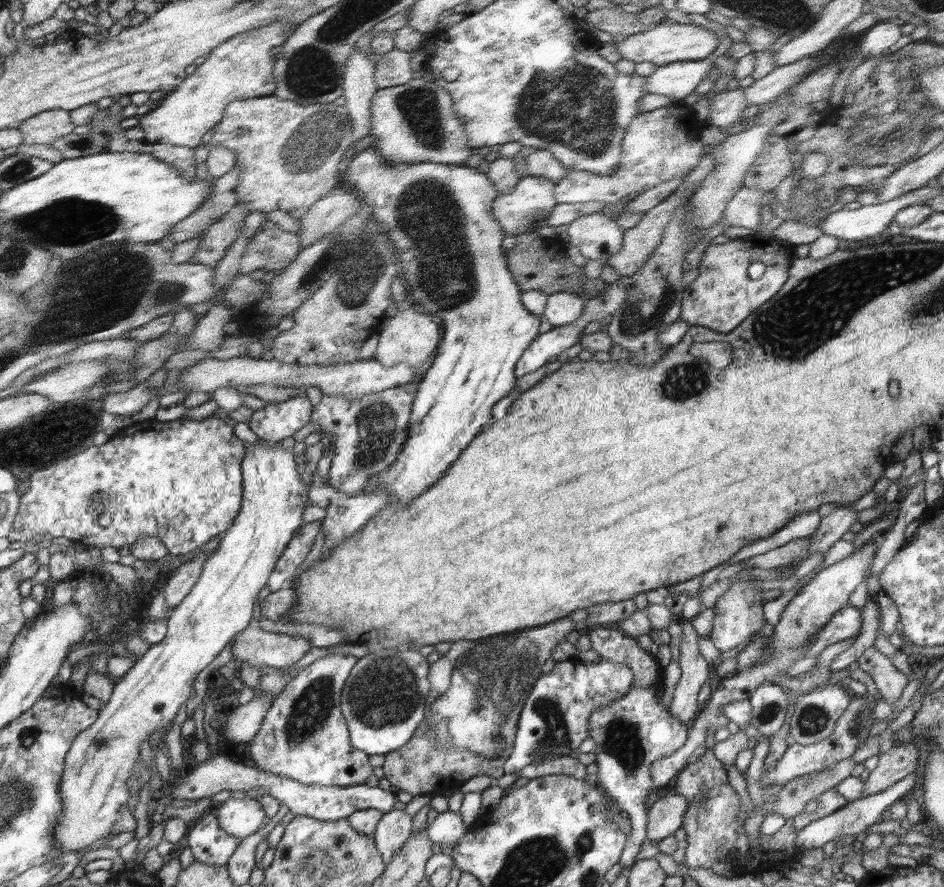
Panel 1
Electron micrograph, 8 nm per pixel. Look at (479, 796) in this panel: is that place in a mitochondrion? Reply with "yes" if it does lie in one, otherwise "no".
no

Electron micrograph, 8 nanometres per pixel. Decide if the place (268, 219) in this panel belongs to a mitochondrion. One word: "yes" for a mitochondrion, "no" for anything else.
no

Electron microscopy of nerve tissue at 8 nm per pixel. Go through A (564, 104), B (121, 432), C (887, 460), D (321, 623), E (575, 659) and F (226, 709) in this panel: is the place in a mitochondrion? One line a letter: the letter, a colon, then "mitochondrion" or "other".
A: mitochondrion
B: other
C: other
D: other
E: other
F: other

